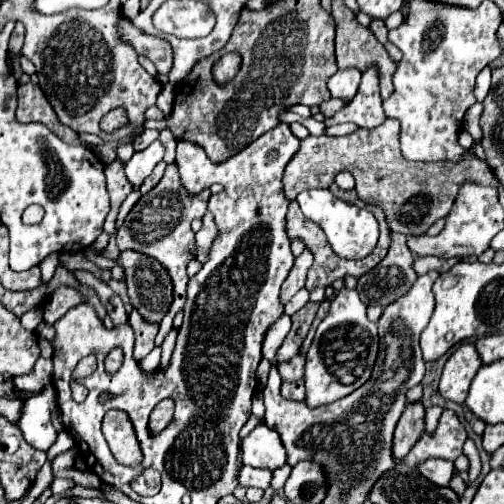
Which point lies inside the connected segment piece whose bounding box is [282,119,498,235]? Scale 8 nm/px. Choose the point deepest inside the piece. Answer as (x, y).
(413, 196)

